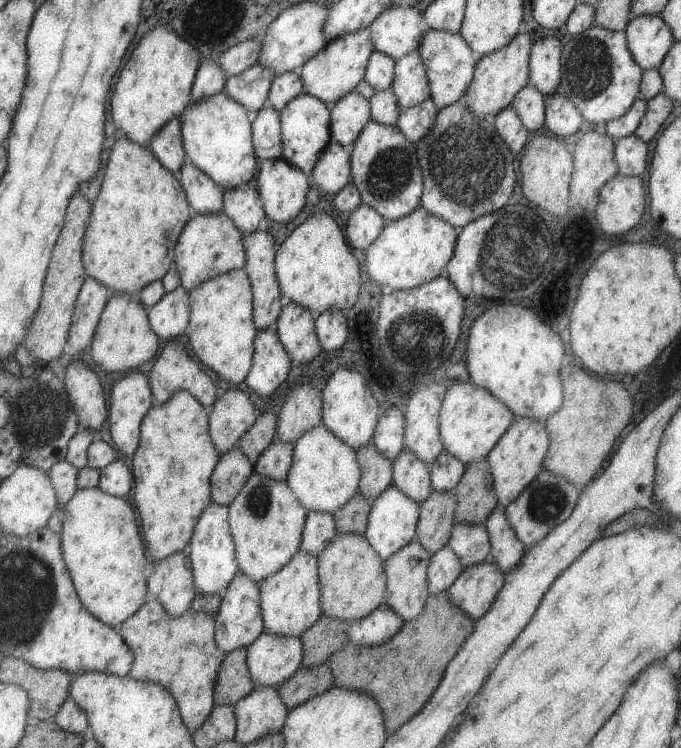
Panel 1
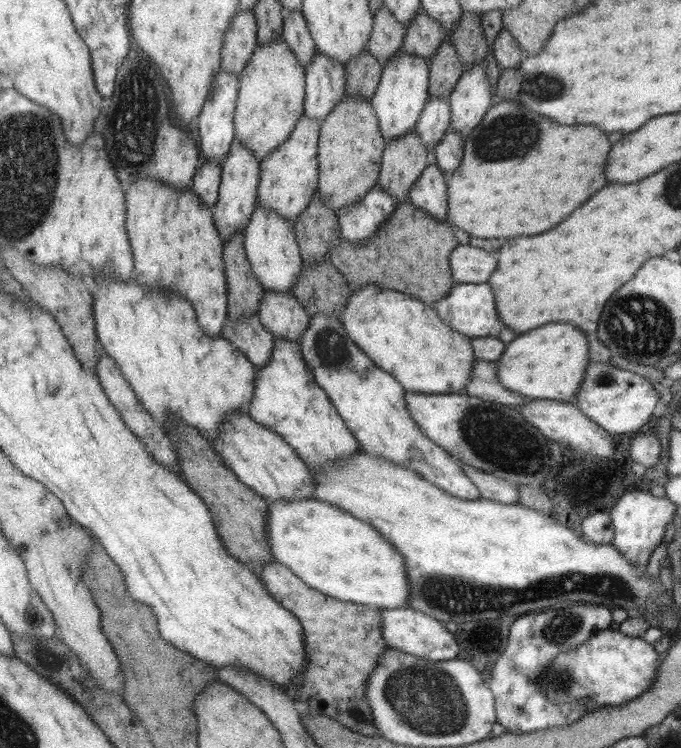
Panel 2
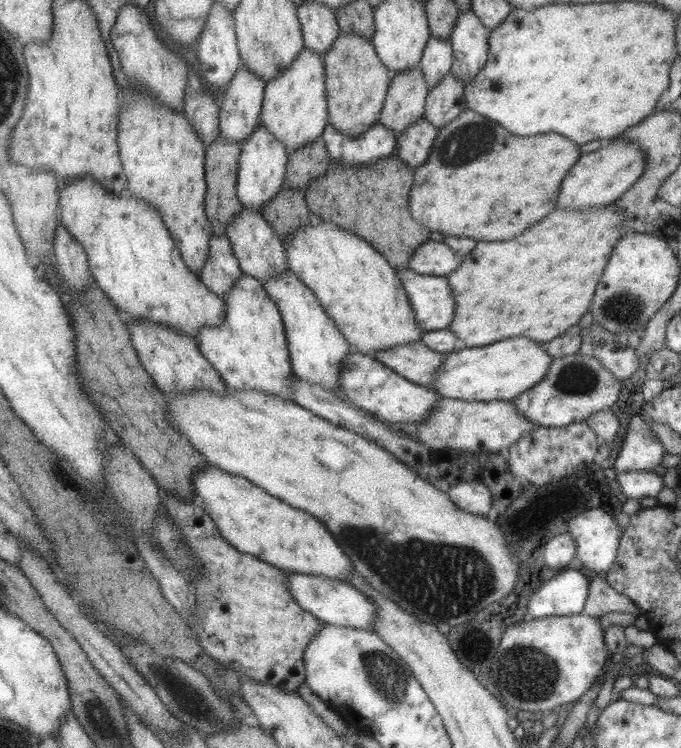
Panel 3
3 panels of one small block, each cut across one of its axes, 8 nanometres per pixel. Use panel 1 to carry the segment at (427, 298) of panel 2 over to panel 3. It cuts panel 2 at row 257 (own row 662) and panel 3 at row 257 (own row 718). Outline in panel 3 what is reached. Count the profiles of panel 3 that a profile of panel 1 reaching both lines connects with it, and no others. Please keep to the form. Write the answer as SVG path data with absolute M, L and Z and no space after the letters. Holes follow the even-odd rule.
M395 153L381 157L368 165L339 166L330 161L327 170L304 188L304 199L309 212L325 222L358 234L393 267L408 268L410 254L427 238L429 230L413 222L407 210L407 188L413 182L412 169Z

